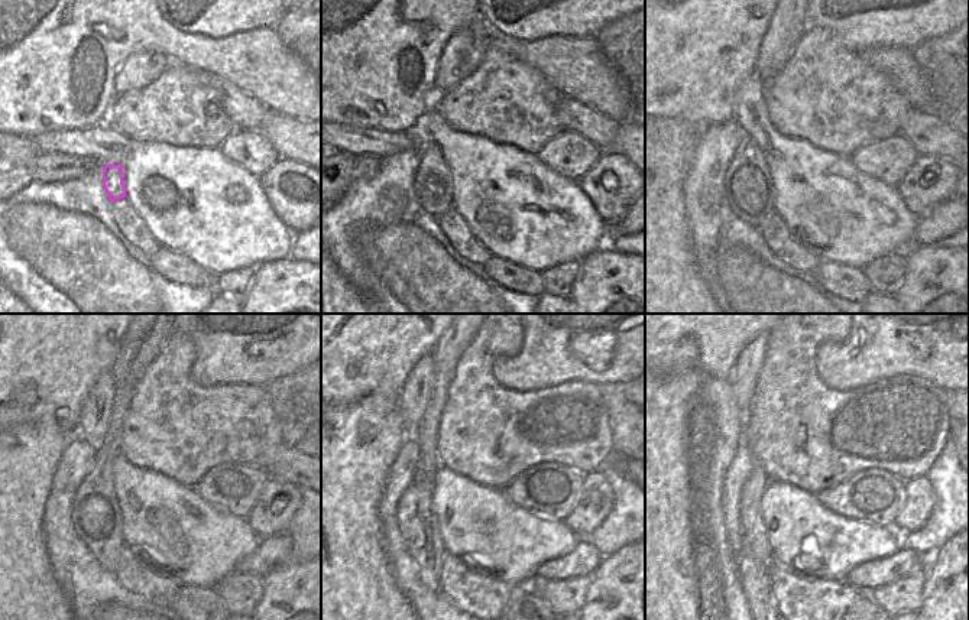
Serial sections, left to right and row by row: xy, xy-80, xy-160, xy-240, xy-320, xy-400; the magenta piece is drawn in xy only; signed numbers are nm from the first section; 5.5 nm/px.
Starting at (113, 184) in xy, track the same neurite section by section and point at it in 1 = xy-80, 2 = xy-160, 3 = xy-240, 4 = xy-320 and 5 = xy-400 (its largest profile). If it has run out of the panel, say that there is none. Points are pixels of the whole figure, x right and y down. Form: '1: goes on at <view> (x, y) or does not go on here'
1: goes on at xy-80 (433, 185)
2: goes on at xy-160 (748, 187)
3: goes on at xy-240 (96, 516)
4: goes on at xy-320 (418, 526)
5: goes on at xy-400 (754, 578)

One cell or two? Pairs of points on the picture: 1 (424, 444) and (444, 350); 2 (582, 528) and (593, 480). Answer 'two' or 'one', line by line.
1: one
2: one

